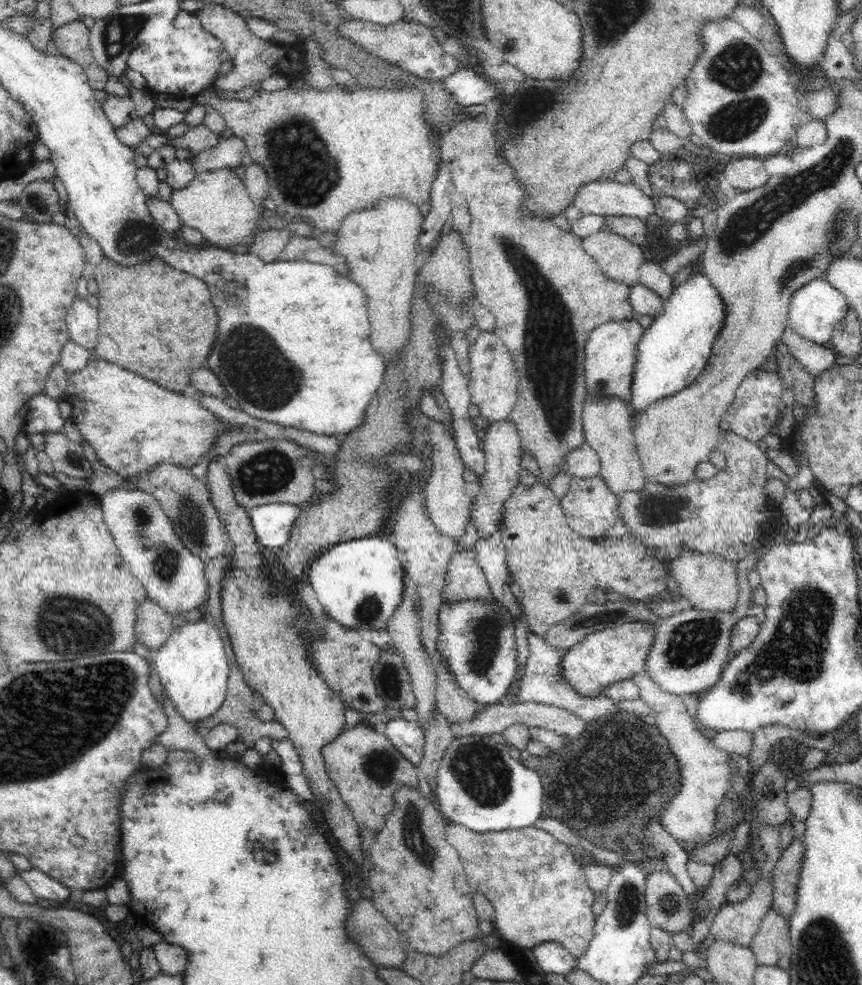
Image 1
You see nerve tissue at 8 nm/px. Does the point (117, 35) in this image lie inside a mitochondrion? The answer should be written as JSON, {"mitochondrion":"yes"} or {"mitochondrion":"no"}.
{"mitochondrion":"yes"}

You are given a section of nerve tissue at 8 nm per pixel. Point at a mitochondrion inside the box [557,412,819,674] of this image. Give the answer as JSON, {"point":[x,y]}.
{"point":[692,642]}

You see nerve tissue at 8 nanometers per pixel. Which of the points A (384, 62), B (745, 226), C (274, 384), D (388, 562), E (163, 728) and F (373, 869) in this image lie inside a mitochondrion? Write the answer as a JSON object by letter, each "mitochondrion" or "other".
{"A":"other","B":"mitochondrion","C":"mitochondrion","D":"other","E":"other","F":"other"}

